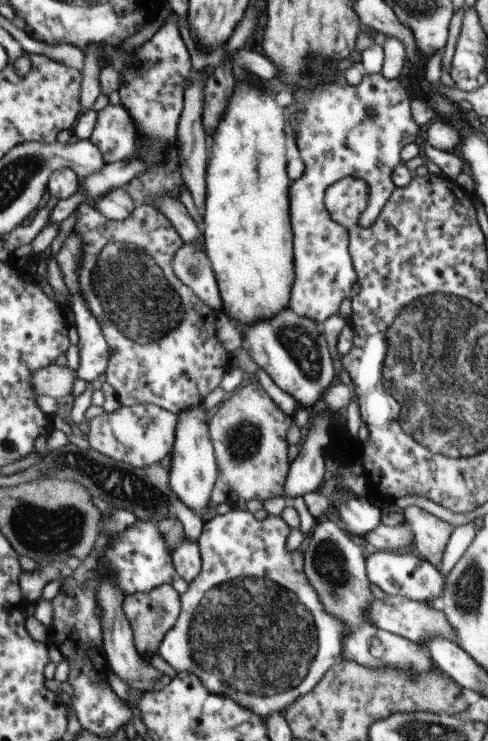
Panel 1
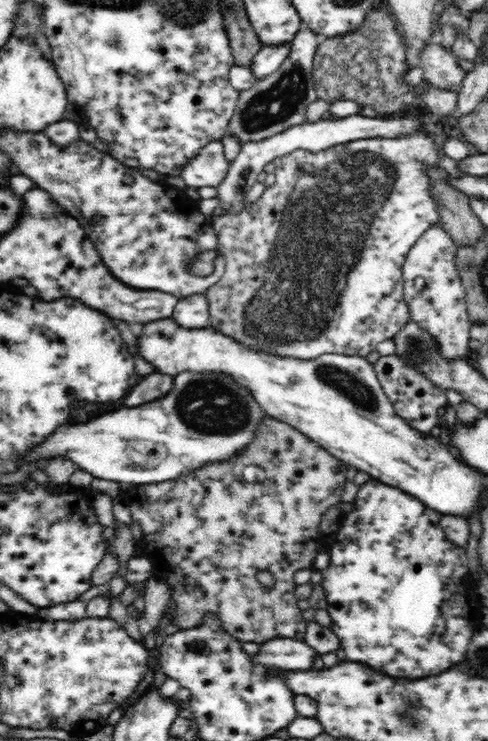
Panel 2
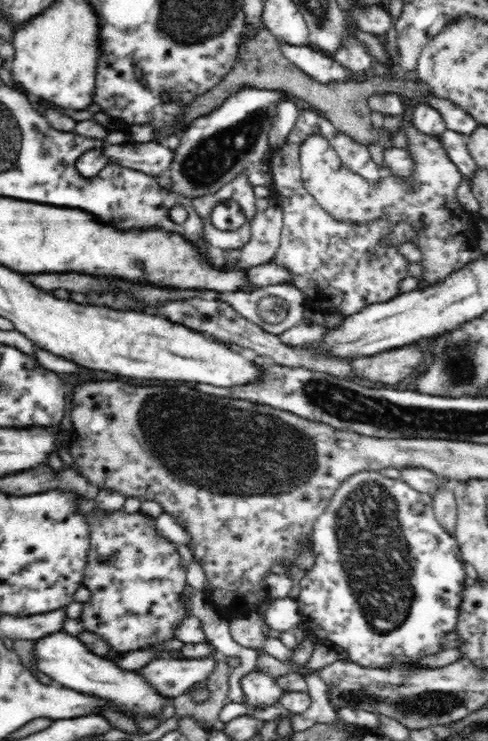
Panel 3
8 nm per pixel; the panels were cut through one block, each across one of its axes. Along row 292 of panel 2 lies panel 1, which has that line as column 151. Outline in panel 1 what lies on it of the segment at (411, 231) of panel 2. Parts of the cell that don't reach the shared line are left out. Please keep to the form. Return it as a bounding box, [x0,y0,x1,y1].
[73,202,231,415]

